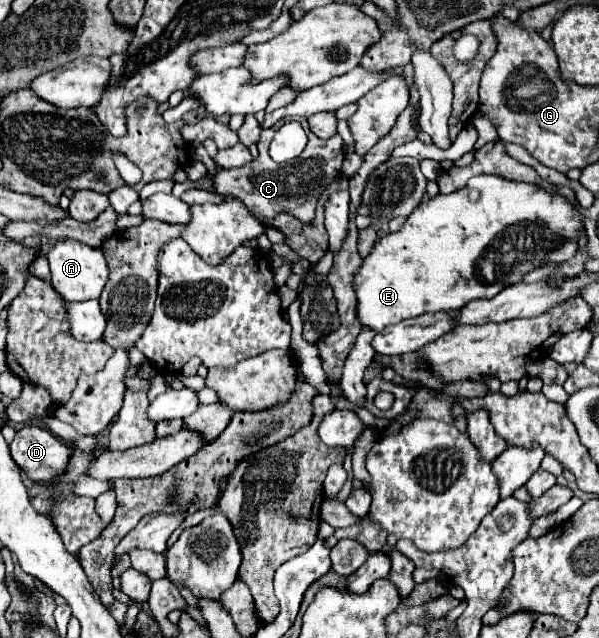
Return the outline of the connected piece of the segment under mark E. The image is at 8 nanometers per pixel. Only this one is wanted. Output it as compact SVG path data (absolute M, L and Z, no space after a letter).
M496 175L472 177L468 187L460 191L434 199L426 197L398 233L384 235L376 241L372 253L364 257L362 267L354 275L354 291L358 295L356 317L362 327L378 333L386 325L422 313L458 311L474 299L492 299L504 287L522 281L524 273L532 271L536 261L546 257L564 239L578 241L576 231L582 227L582 215L560 193L550 195L536 185L506 181Z

